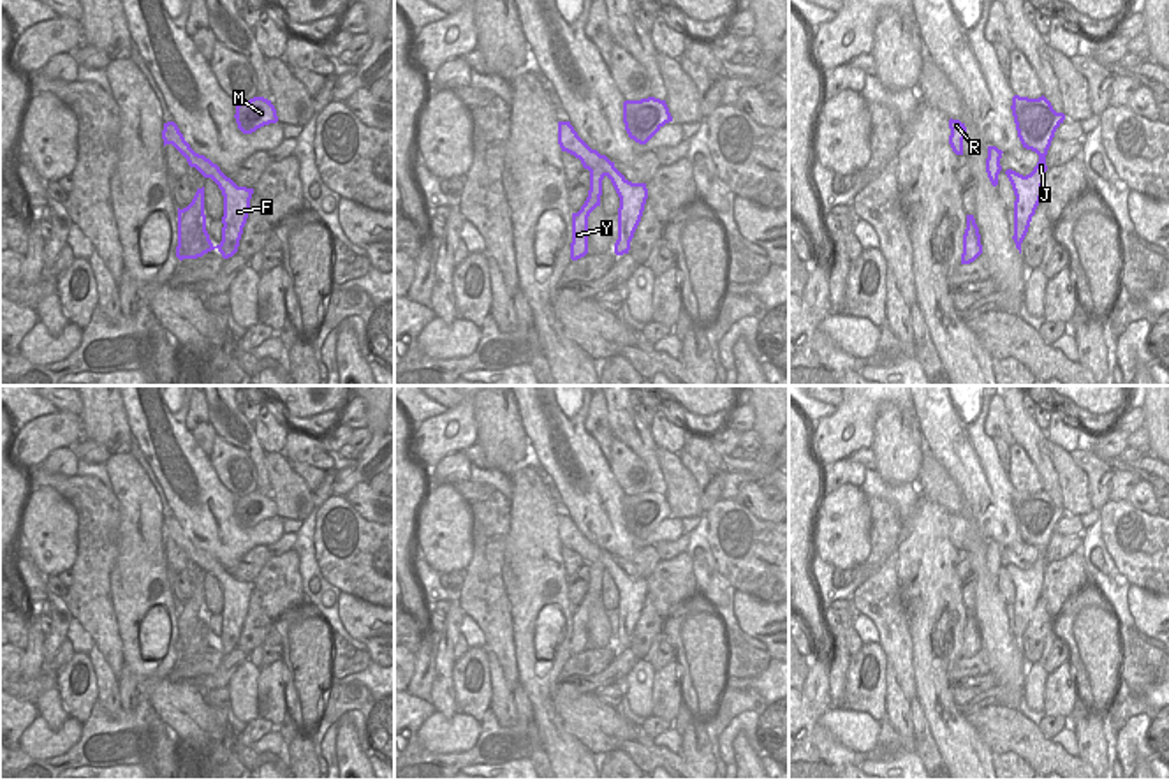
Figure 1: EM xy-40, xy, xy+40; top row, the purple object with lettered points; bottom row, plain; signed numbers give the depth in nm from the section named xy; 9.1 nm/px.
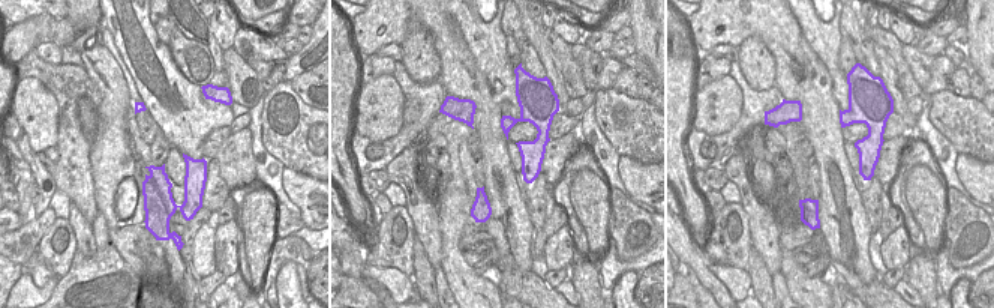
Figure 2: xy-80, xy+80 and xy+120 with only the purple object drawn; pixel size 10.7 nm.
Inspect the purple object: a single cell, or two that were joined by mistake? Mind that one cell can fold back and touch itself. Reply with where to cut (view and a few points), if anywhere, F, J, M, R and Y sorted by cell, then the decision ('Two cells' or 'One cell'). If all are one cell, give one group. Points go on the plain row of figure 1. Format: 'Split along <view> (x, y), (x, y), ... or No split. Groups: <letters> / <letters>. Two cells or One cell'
No split. Groups: F J M R Y. One cell

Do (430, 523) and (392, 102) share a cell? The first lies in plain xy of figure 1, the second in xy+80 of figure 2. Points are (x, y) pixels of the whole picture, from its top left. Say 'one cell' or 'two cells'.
one cell

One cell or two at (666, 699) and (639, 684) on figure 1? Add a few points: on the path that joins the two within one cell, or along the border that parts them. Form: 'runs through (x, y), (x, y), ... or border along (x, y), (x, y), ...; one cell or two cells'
border along (655, 671), (650, 713); two cells

